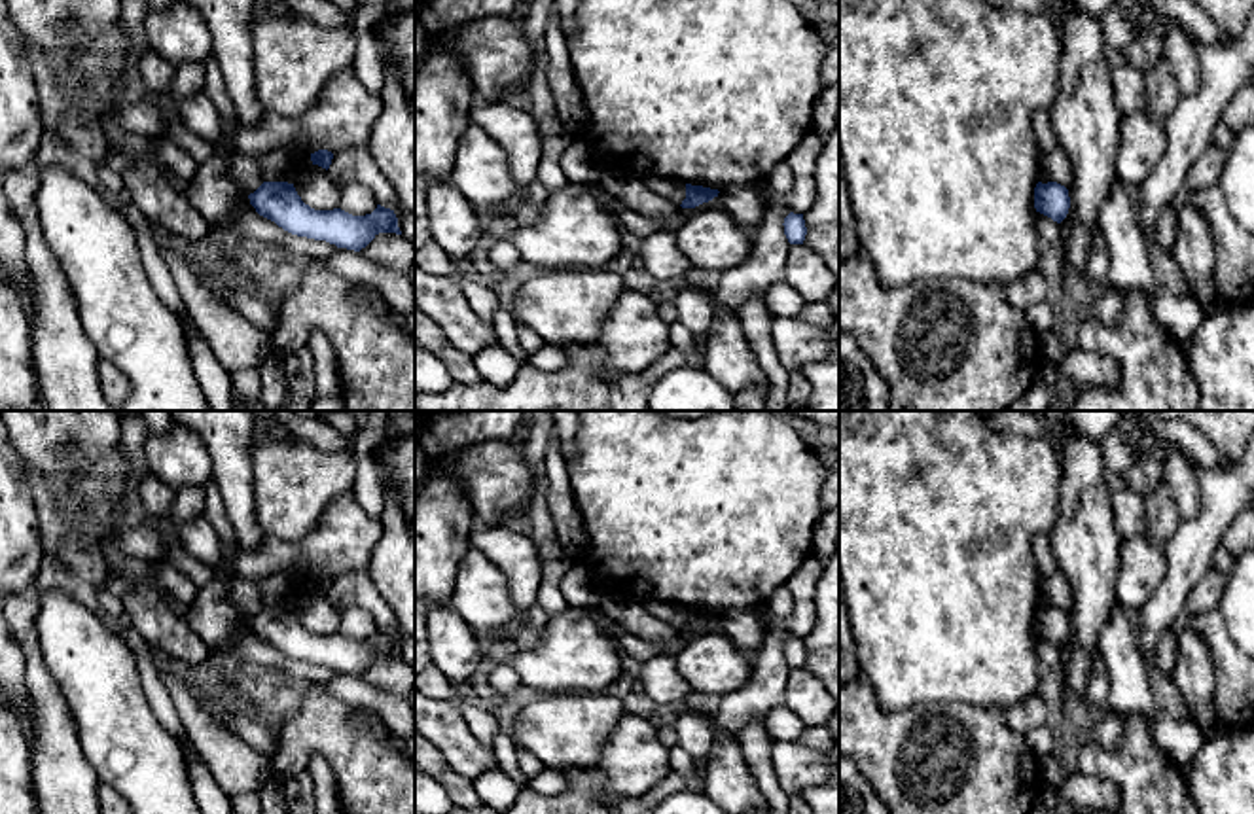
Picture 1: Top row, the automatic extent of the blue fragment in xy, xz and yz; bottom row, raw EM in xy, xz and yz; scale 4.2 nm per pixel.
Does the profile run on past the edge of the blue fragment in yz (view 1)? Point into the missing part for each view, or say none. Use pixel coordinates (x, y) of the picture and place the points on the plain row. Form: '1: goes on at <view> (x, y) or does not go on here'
1: does not go on here

